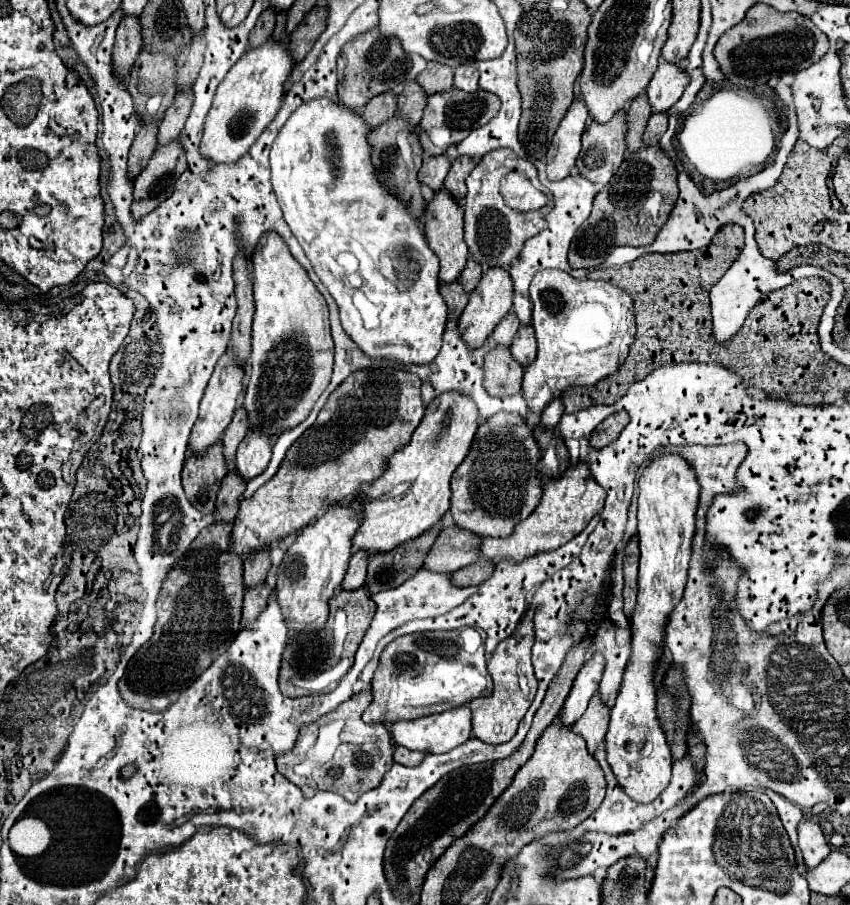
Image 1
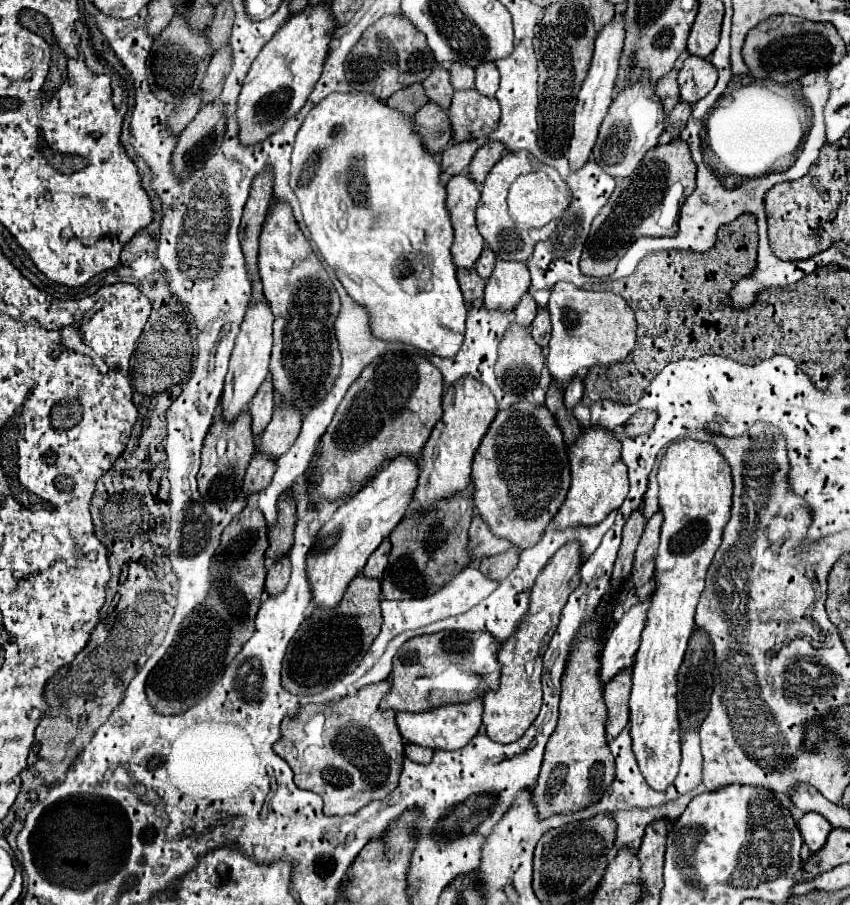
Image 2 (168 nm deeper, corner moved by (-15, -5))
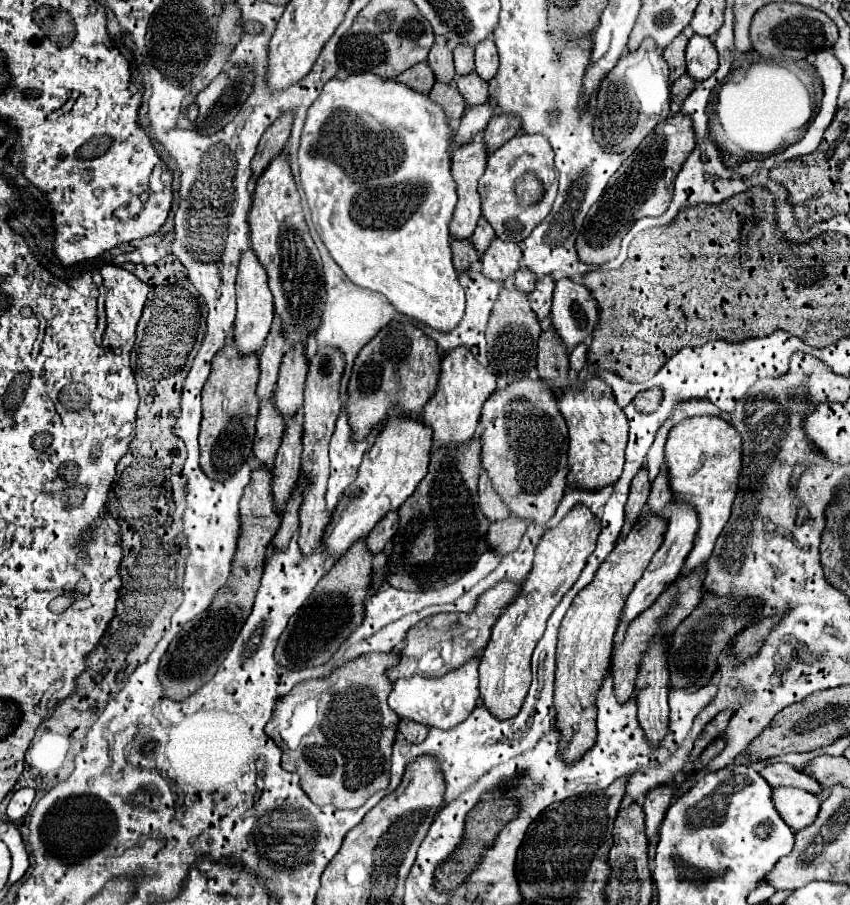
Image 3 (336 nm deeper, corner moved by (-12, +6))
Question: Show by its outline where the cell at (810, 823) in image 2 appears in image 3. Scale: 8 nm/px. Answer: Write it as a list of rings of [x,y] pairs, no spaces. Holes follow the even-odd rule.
[[[773,787],[773,805],[793,831],[811,825],[819,811],[817,797],[797,787]]]

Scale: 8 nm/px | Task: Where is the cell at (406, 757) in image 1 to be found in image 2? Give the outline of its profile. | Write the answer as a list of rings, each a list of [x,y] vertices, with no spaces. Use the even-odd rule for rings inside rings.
[[[406,744],[406,758],[410,758],[412,762],[428,764],[432,760],[432,756],[434,756],[434,750],[428,750],[418,744]]]

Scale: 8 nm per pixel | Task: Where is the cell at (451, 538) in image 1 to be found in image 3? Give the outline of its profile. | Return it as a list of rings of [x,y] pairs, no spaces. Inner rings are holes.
[[[481,471],[479,477],[479,505],[491,521],[501,521],[509,515],[509,509],[505,509],[505,503],[501,501],[501,497],[497,497],[493,485],[489,485],[489,475],[485,475],[485,471]]]

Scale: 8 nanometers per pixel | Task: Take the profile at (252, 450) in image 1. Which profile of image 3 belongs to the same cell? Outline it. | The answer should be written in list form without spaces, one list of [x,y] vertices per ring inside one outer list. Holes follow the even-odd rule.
[[[297,345],[297,349],[291,347],[283,357],[277,387],[273,393],[273,401],[285,419],[289,419],[295,411],[301,409],[301,393],[305,389],[305,377],[307,377],[305,349],[301,345]]]

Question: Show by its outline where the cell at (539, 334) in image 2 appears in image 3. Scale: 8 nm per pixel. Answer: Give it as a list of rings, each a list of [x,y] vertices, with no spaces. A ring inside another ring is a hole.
[[[543,277],[537,281],[535,289],[529,293],[529,301],[531,301],[531,309],[537,313],[539,319],[549,317],[551,313],[551,295],[555,289],[555,279],[553,277]]]

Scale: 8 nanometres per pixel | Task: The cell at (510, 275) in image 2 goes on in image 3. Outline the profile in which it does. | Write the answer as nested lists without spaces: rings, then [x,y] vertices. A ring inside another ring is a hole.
[[[495,237],[489,243],[489,249],[481,257],[483,275],[493,281],[505,281],[507,277],[511,277],[519,269],[521,255],[523,253],[517,243],[501,241]]]

